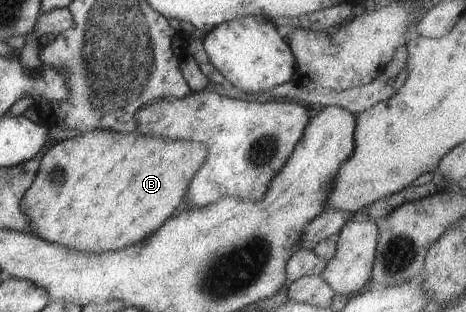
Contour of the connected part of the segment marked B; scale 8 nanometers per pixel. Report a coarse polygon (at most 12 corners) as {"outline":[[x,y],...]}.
{"outline":[[91,129],[43,153],[31,232],[115,251],[175,213],[195,141]]}

